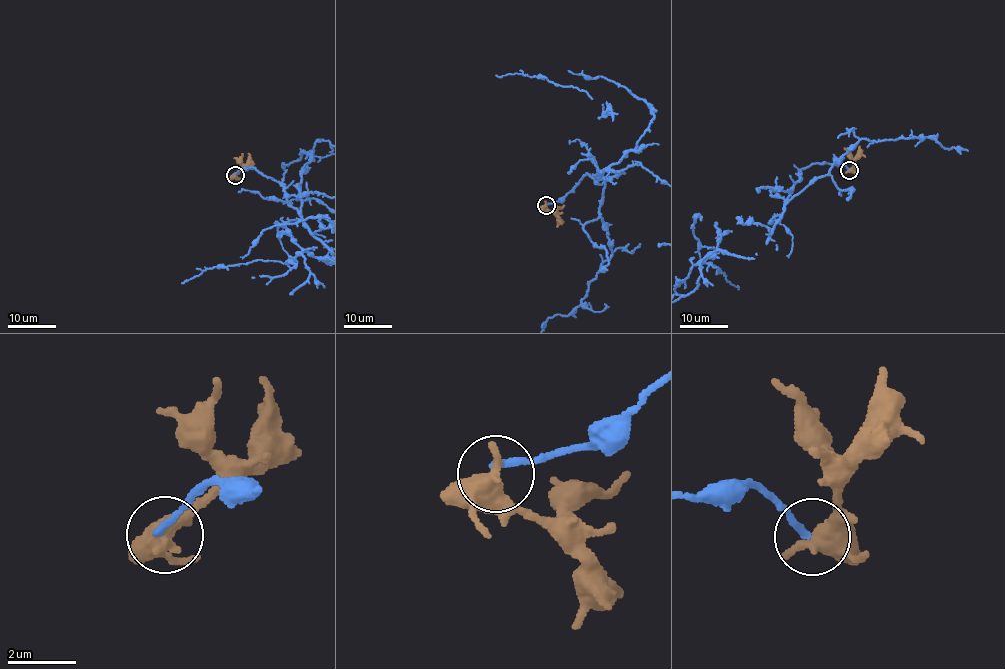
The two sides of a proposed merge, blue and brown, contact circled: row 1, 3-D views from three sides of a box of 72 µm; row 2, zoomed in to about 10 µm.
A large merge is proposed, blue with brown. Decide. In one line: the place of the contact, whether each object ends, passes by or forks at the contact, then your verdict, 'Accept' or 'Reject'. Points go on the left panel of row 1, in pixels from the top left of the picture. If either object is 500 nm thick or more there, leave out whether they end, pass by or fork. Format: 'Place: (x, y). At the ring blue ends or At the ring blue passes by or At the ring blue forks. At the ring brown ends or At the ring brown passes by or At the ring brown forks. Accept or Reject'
Place: (235, 175). Reject

